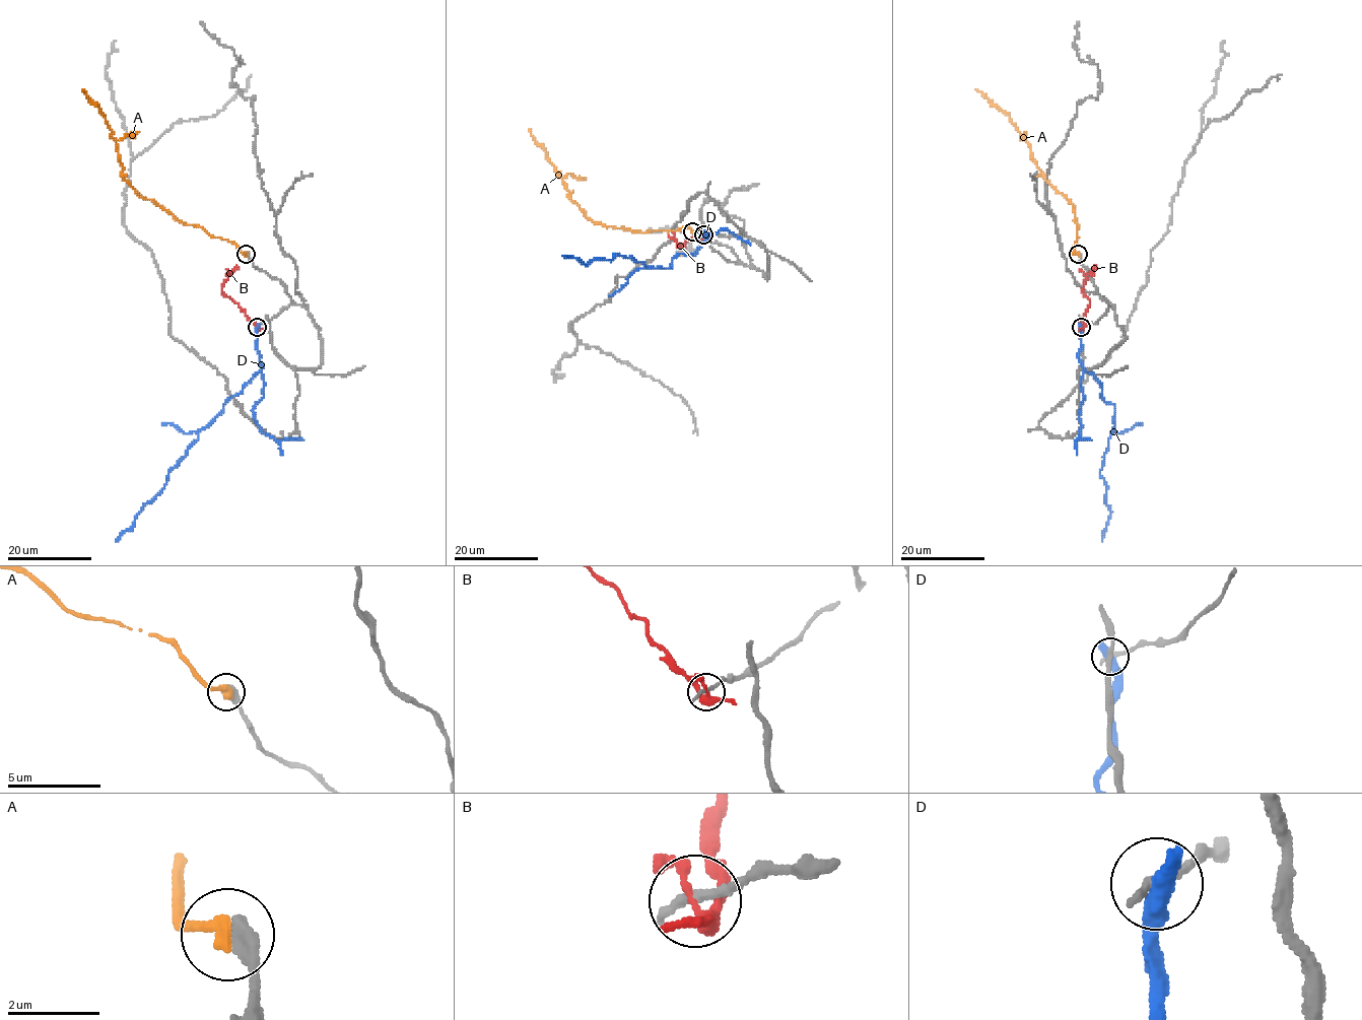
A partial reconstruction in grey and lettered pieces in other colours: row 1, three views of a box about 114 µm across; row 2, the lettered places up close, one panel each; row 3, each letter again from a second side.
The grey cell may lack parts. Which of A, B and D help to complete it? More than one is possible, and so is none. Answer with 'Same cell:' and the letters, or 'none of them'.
Same cell: A

